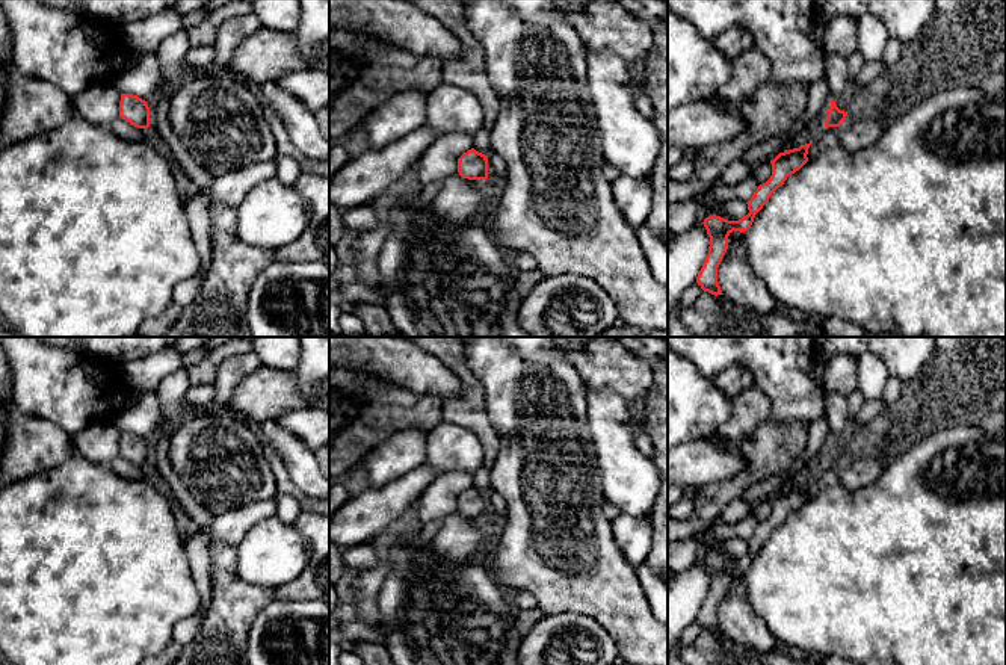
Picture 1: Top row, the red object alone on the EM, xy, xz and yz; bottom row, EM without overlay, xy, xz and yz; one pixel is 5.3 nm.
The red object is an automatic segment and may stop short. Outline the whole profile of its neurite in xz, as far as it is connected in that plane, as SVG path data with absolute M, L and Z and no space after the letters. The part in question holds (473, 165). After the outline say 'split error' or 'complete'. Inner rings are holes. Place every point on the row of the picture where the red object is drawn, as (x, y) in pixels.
M468 150L458 159L458 172L468 180L486 180L488 178L488 159L485 154Z | complete

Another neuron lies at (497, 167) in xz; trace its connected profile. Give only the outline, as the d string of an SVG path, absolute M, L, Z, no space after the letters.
M489 153L486 159L488 159L488 172L491 180L501 181L508 169L506 162L503 160L503 157L494 153Z

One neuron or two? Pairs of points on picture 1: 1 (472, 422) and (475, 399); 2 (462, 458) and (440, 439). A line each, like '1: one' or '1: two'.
1: one
2: one

